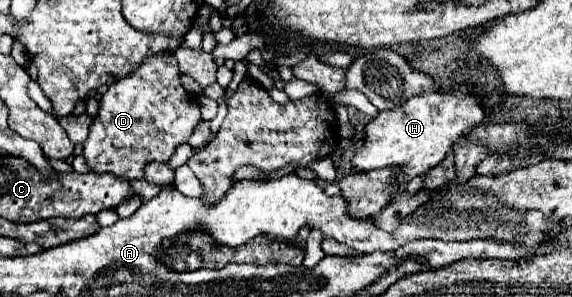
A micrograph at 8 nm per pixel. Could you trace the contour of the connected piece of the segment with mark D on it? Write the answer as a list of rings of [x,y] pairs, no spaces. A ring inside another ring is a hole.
[[[153,55],[133,75],[113,83],[101,97],[83,149],[85,163],[95,173],[143,179],[145,167],[153,161],[167,163],[175,149],[187,143],[199,121],[199,99],[183,89],[175,57]]]

